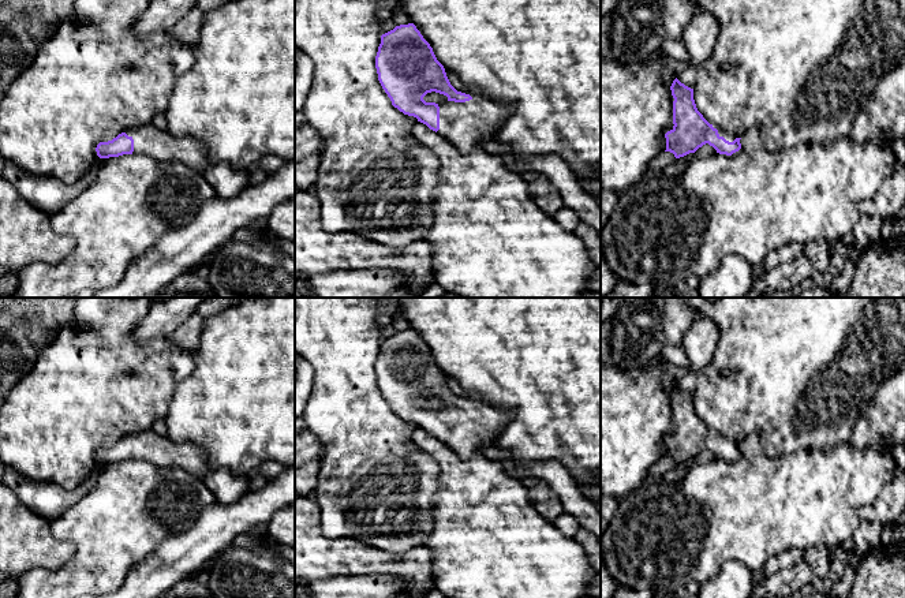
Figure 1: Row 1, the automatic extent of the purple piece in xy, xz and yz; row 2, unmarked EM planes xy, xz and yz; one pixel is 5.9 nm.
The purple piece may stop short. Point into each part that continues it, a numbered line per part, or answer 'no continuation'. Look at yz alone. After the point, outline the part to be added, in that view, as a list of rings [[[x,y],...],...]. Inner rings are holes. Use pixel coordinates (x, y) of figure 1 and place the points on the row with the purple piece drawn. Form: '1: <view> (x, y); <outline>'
1: yz (729, 137); [[[713,124],[713,127],[718,130],[719,137],[723,137],[729,142],[733,142],[737,138],[736,135],[722,130],[721,127],[718,127],[715,124]]]

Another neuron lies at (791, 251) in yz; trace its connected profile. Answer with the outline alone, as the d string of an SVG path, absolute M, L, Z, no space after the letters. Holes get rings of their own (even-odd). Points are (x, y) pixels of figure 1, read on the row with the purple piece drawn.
M786 243L785 246L773 250L767 254L763 266L764 270L771 270L782 264L792 264L804 254L804 246L800 243Z

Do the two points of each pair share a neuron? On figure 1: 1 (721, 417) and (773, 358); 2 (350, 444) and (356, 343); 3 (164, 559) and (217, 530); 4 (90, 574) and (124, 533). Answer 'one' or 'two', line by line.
1: one
2: one
3: one
4: one

